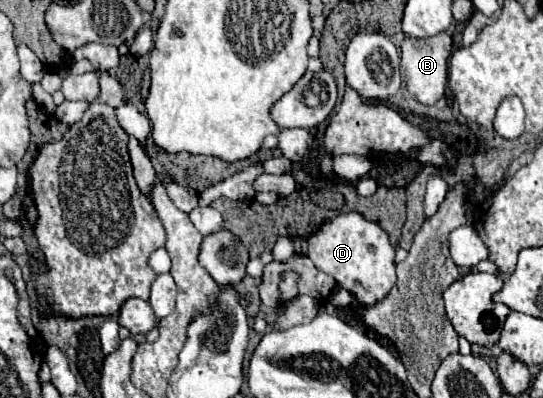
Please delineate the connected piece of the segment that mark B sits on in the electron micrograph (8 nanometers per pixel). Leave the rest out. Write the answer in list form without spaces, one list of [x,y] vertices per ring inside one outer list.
[[[442,31],[434,37],[426,39],[414,39],[406,37],[402,41],[402,61],[400,61],[400,73],[406,79],[406,87],[410,95],[424,103],[424,105],[434,105],[438,99],[445,95],[446,81],[448,81],[448,57],[452,53],[452,37]]]

